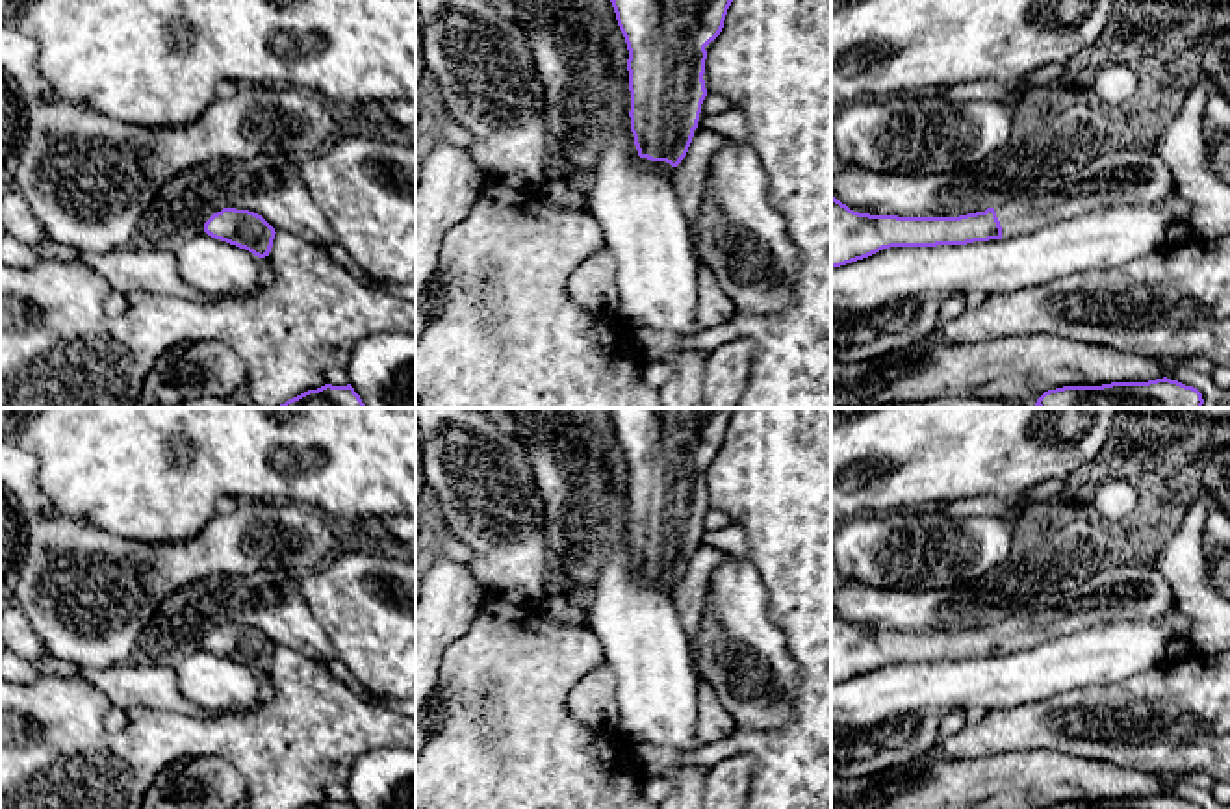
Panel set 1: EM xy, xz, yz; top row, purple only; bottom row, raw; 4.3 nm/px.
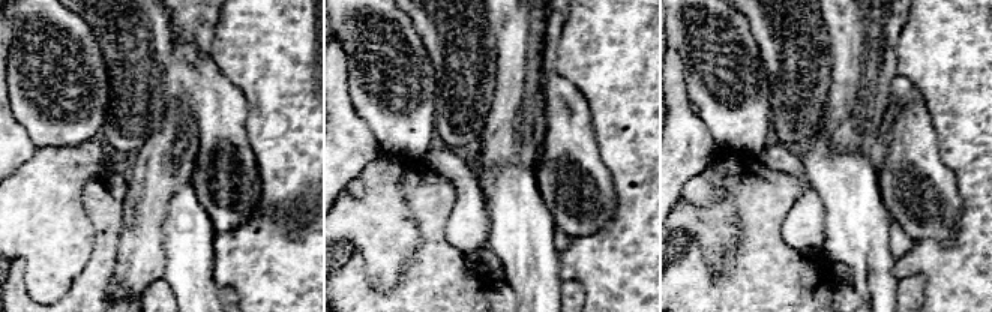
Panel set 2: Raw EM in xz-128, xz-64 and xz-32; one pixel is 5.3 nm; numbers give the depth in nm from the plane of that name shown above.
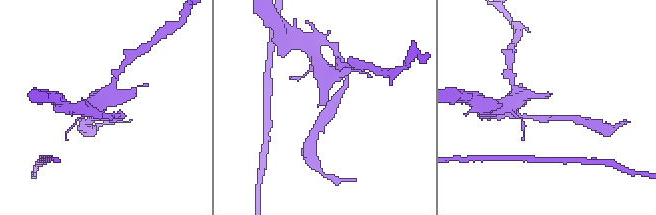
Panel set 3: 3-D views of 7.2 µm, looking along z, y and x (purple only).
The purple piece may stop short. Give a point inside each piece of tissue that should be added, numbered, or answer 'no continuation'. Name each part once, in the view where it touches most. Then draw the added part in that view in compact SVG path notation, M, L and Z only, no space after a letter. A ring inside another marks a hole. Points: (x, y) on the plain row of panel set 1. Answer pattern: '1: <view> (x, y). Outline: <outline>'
1: xz (661, 583). Outline: M642 573L640 575L640 583L642 584L647 584L647 586L651 586L651 588L659 588L659 590L662 590L662 592L666 592L668 596L675 596L675 586L677 586L677 583L672 583L670 579L666 579L666 577L651 577L651 575L647 575L647 573Z

